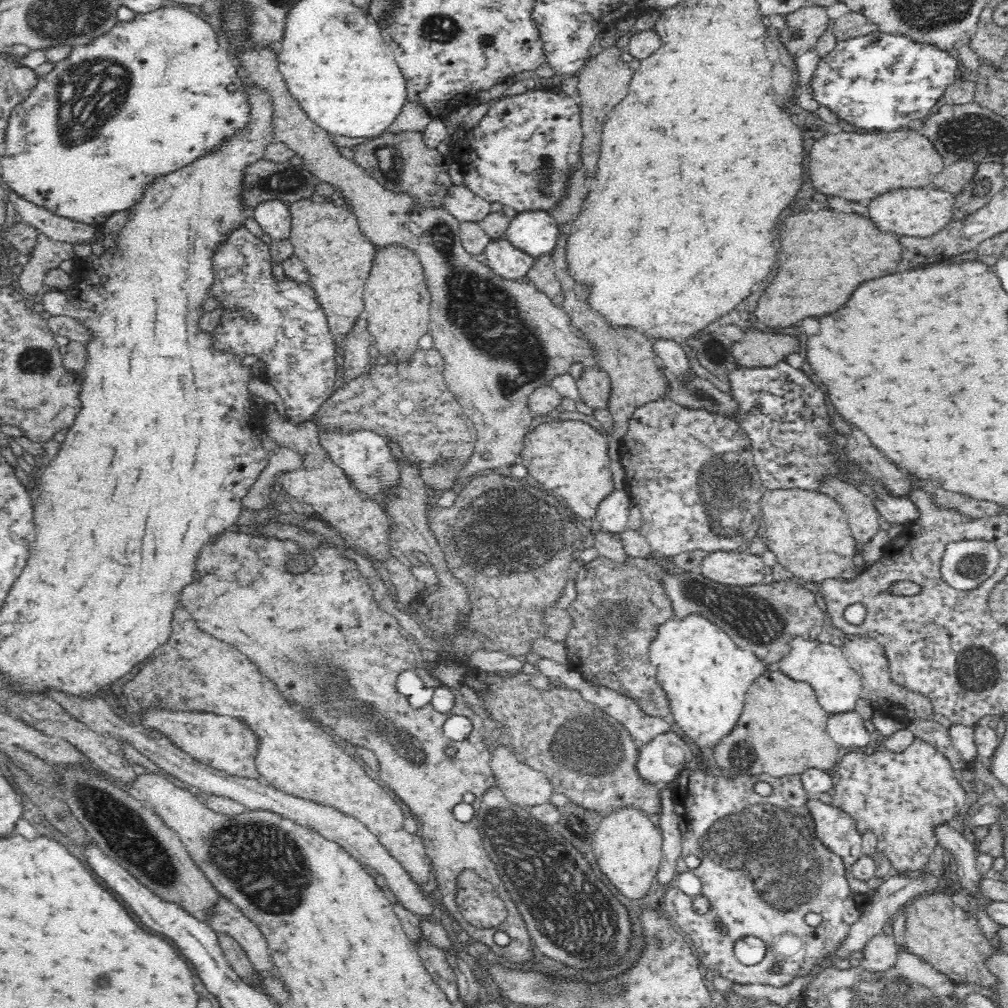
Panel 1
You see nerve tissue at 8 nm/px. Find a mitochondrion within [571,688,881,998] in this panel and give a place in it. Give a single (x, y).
(767, 847)

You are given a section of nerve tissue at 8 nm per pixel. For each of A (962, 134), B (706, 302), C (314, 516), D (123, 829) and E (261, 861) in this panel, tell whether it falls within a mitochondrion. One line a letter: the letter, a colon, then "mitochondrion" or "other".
A: mitochondrion
B: other
C: other
D: mitochondrion
E: mitochondrion

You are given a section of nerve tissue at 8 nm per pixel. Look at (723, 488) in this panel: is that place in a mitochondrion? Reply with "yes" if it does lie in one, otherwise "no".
yes

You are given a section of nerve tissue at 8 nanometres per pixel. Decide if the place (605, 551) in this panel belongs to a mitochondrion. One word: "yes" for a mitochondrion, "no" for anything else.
no

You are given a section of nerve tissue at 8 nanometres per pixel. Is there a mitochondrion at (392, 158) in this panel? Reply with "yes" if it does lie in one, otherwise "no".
yes

